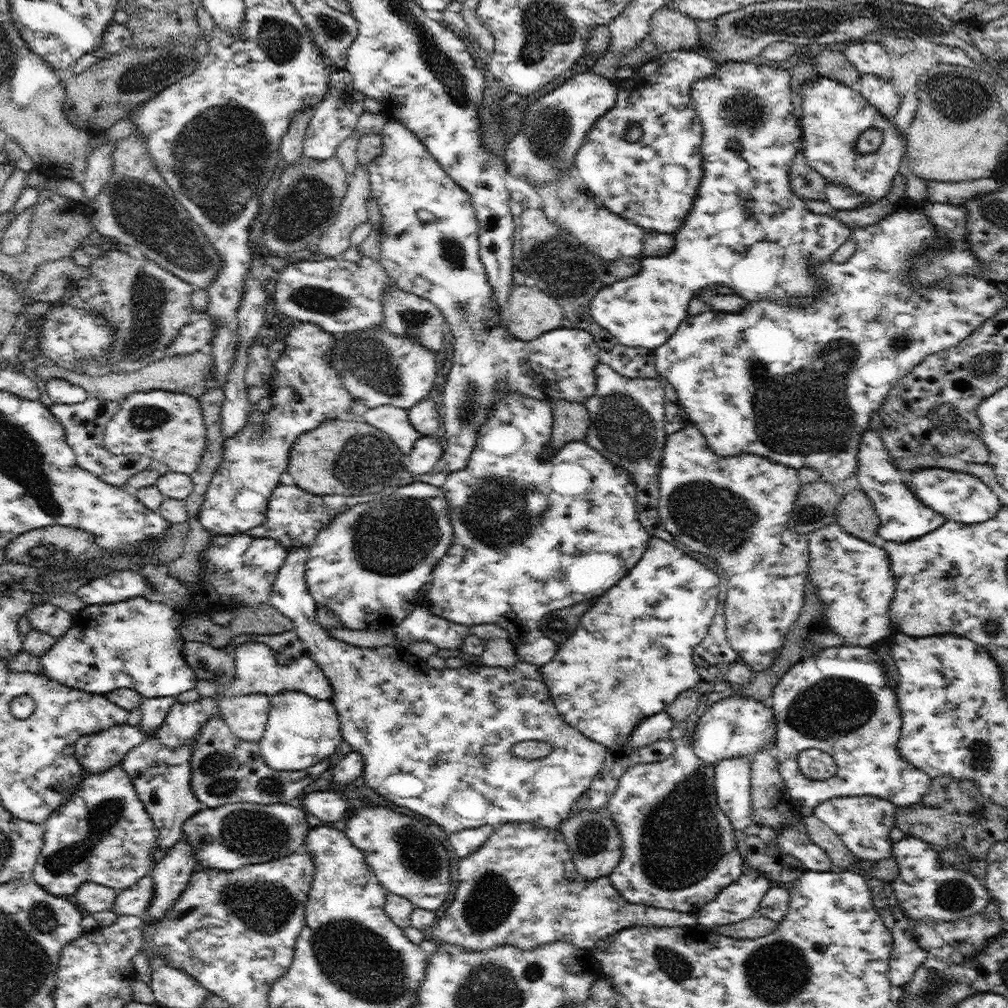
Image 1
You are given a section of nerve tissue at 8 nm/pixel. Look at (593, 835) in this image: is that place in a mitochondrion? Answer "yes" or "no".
yes

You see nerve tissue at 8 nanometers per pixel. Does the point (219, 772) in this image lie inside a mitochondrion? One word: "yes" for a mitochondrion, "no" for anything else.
yes

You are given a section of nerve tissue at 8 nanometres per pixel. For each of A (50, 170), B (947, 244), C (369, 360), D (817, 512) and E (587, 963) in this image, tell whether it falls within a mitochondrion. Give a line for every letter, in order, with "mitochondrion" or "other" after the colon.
A: other
B: other
C: mitochondrion
D: mitochondrion
E: other

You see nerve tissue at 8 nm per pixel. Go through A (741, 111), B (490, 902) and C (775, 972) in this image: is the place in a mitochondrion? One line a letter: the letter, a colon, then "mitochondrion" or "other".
A: mitochondrion
B: mitochondrion
C: mitochondrion

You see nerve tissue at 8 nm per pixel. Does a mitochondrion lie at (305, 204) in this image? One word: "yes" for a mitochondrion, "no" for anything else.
yes

